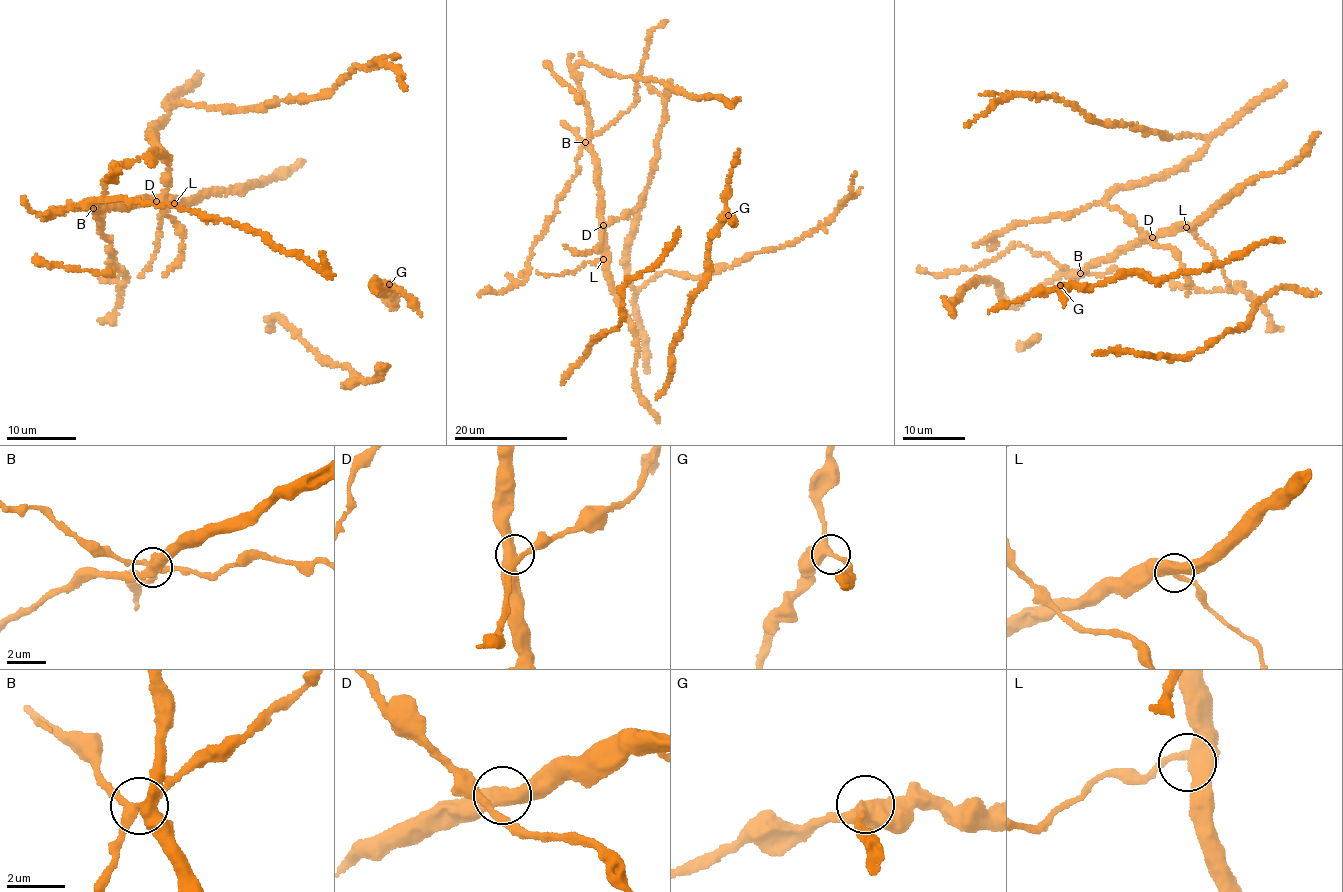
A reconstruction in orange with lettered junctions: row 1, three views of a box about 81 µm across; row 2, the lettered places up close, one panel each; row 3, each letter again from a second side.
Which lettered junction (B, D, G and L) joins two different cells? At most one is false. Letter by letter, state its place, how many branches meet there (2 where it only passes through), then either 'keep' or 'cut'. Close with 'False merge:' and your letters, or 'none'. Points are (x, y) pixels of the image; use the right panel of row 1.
B: place (1080, 273); branches 5; cut
D: place (1152, 237); branches 3; keep
G: place (1060, 285); branches 3; keep
L: place (1186, 227); branches 3; keep
False merge: B

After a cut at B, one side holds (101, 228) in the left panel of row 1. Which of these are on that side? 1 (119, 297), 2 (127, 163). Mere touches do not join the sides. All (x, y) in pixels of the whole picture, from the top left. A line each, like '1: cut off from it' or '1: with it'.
1: with it
2: cut off from it

